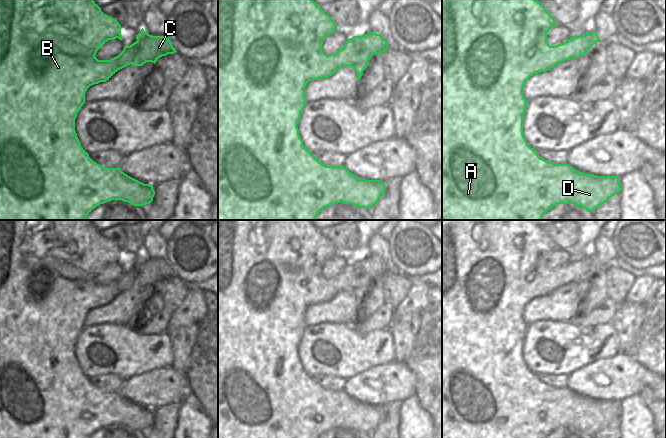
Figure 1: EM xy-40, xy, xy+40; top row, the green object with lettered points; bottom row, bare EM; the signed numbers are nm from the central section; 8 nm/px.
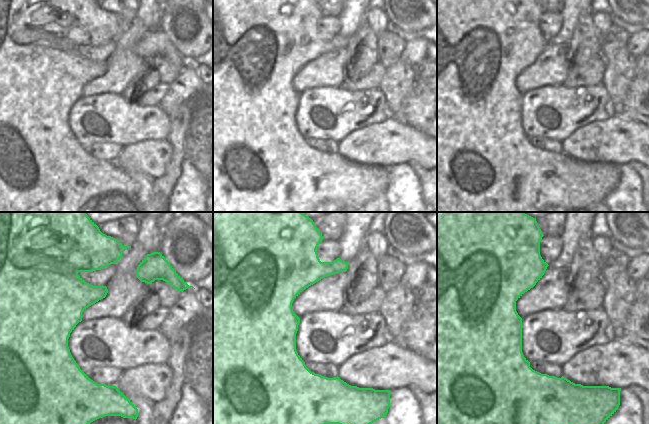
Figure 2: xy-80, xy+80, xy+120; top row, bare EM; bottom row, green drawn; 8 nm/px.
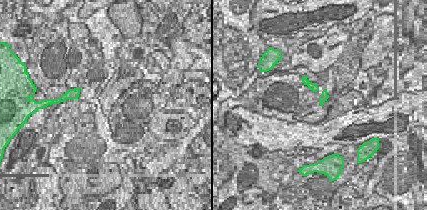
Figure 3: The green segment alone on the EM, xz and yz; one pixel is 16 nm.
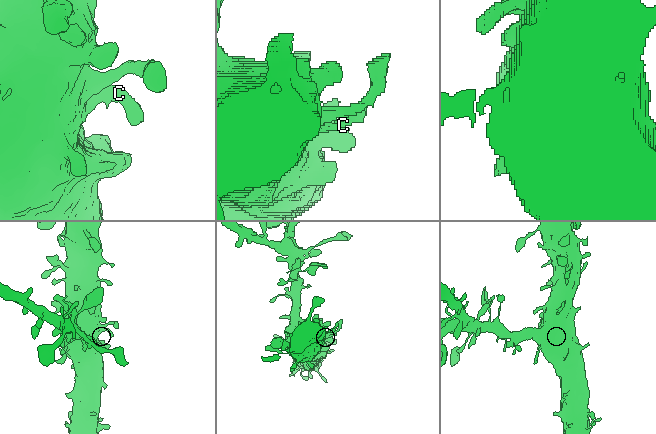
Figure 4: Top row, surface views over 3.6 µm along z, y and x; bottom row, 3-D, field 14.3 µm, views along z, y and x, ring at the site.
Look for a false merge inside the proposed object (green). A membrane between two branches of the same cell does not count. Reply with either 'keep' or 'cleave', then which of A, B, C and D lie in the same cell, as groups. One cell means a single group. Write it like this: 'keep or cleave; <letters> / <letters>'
keep; A B C D

